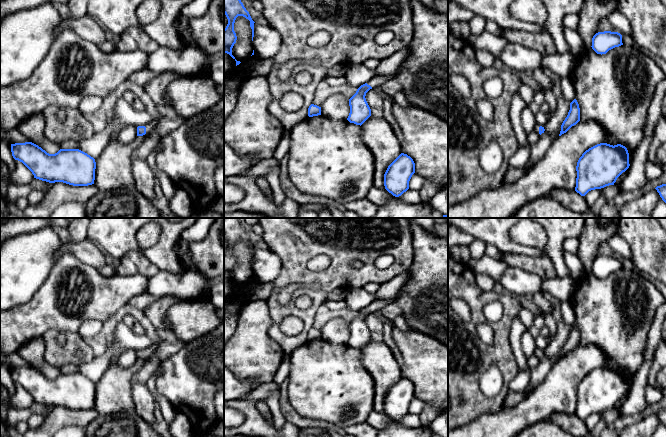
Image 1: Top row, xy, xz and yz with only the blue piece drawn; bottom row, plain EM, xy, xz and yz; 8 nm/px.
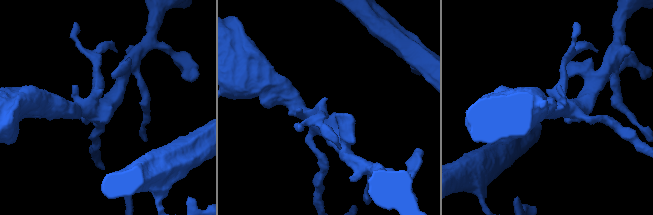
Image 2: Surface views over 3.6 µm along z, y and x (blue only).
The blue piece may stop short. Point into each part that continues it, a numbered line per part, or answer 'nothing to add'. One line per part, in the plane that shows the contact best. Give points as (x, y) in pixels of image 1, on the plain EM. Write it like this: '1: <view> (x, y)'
1: xy (151, 350)

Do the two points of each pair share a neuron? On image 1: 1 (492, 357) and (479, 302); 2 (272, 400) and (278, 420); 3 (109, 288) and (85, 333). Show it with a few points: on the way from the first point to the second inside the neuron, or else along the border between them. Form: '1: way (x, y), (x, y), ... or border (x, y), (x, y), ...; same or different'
1: way (478, 343), (472, 335), (472, 324), (477, 316); same
2: way (274, 405), (276, 415); same
3: border (102, 322), (96, 319), (85, 319), (77, 331); different

